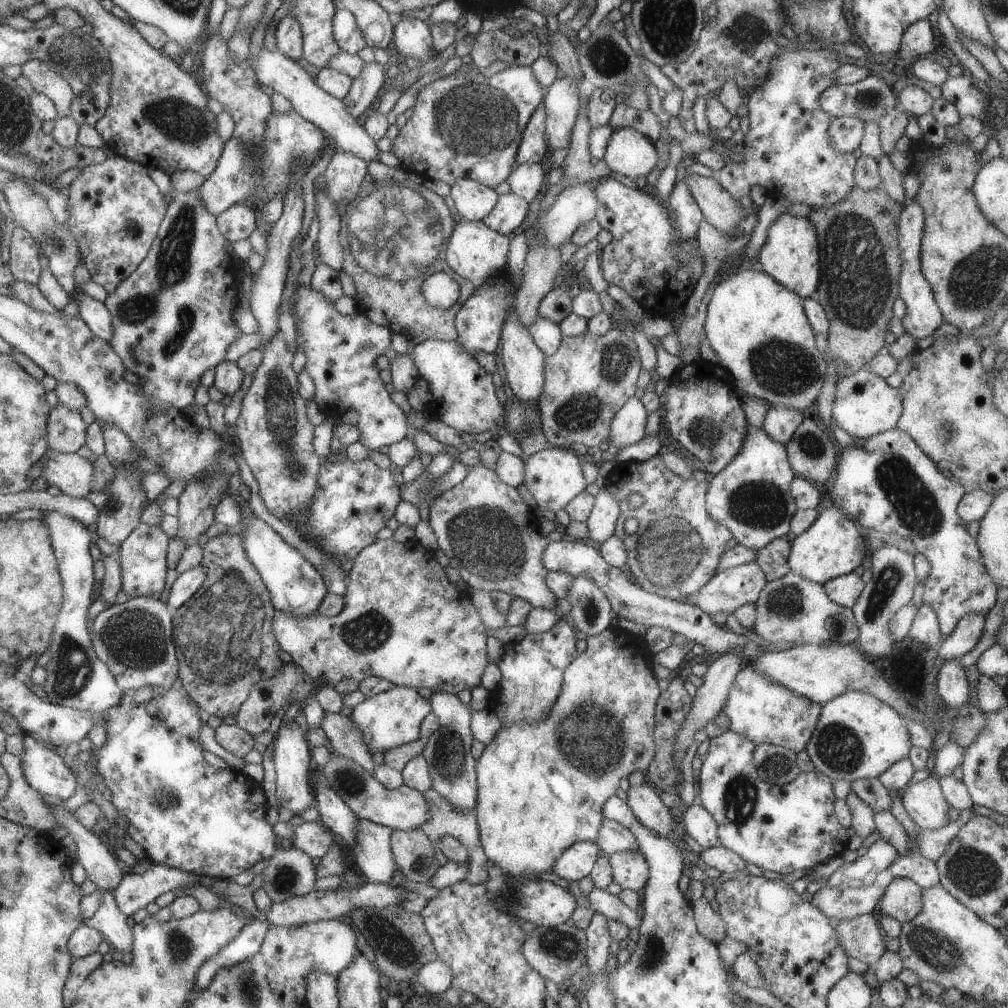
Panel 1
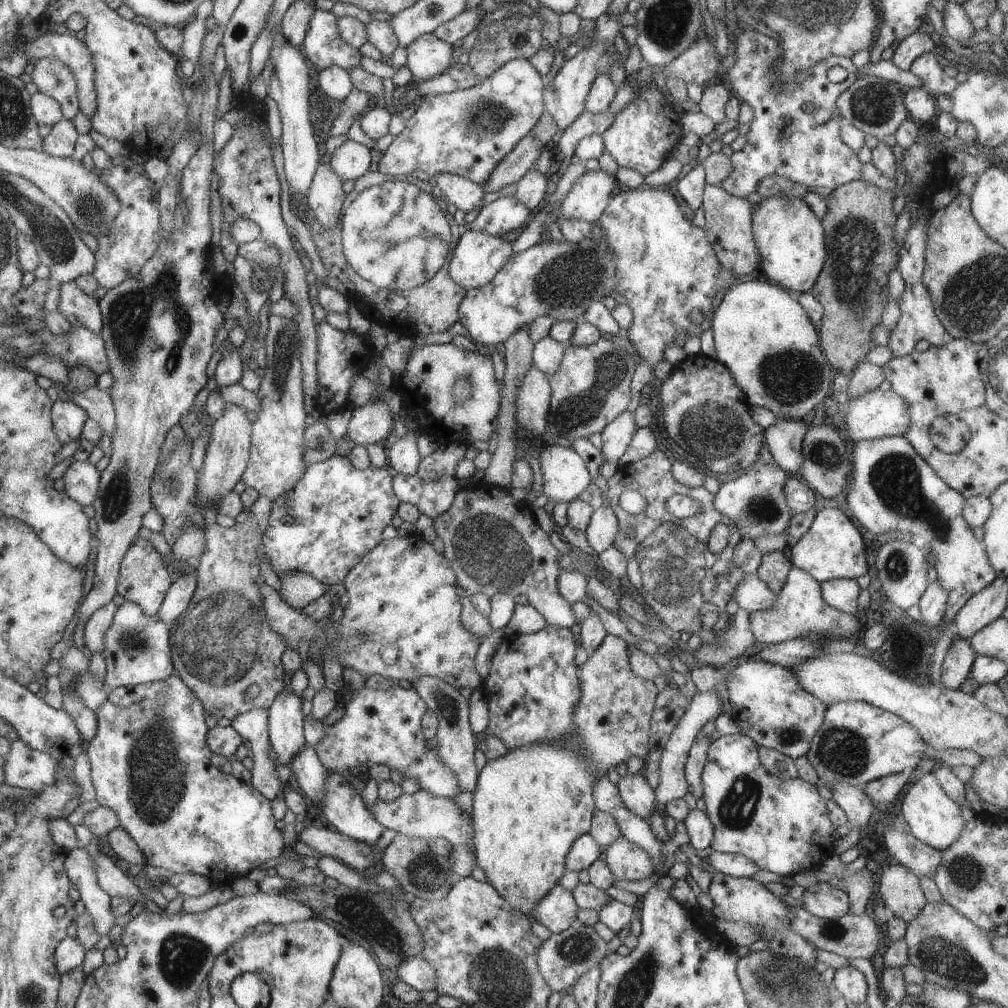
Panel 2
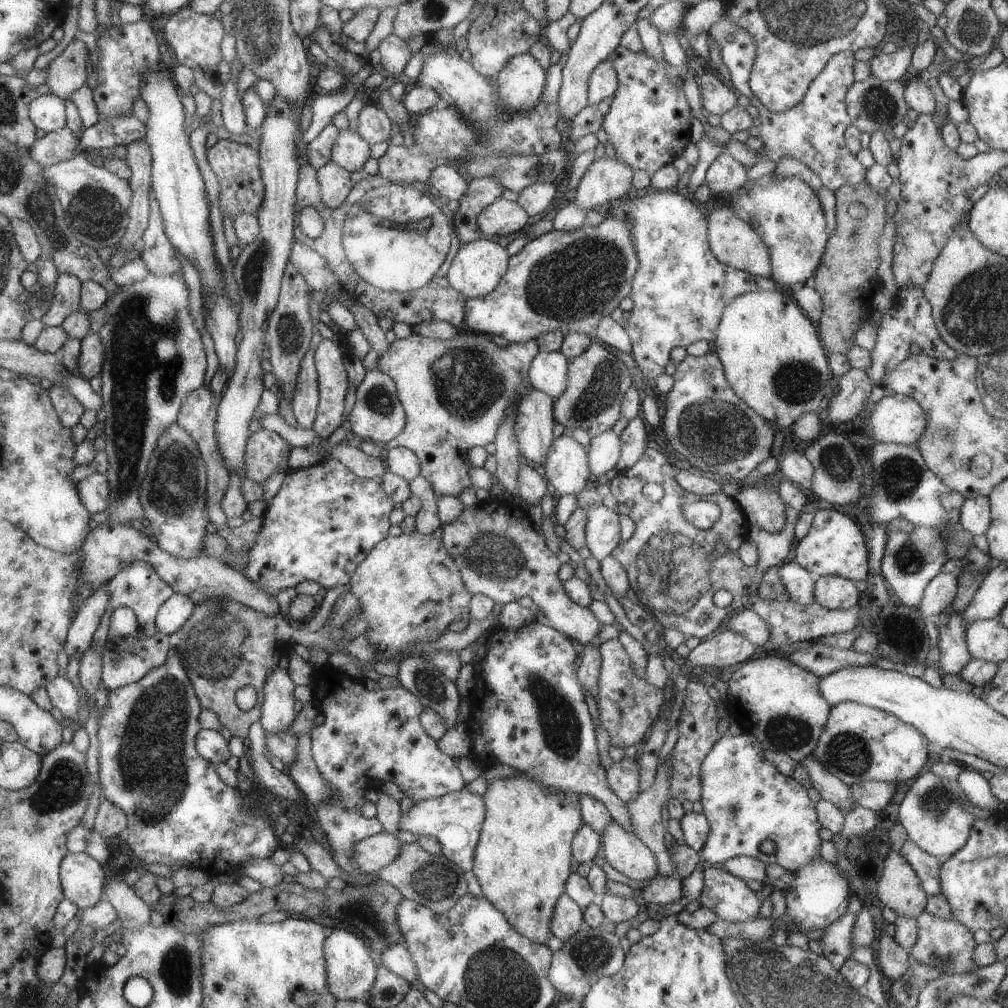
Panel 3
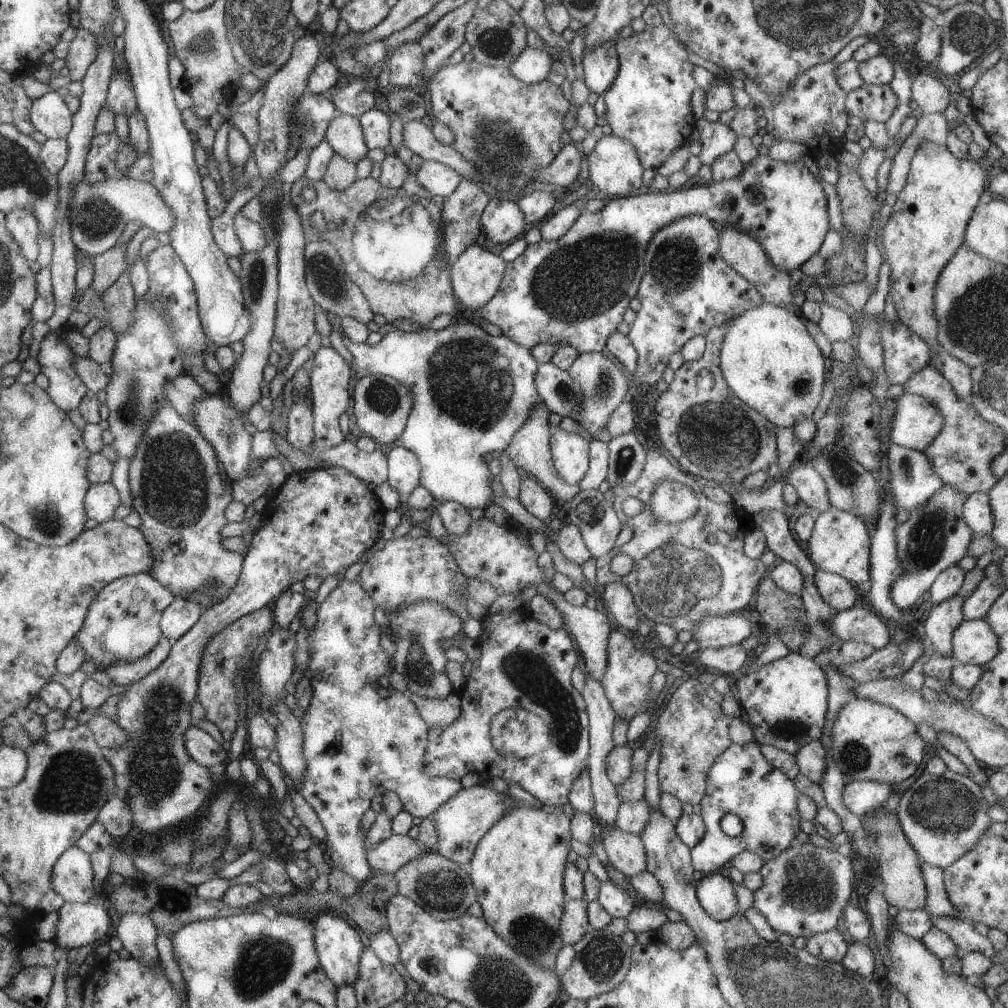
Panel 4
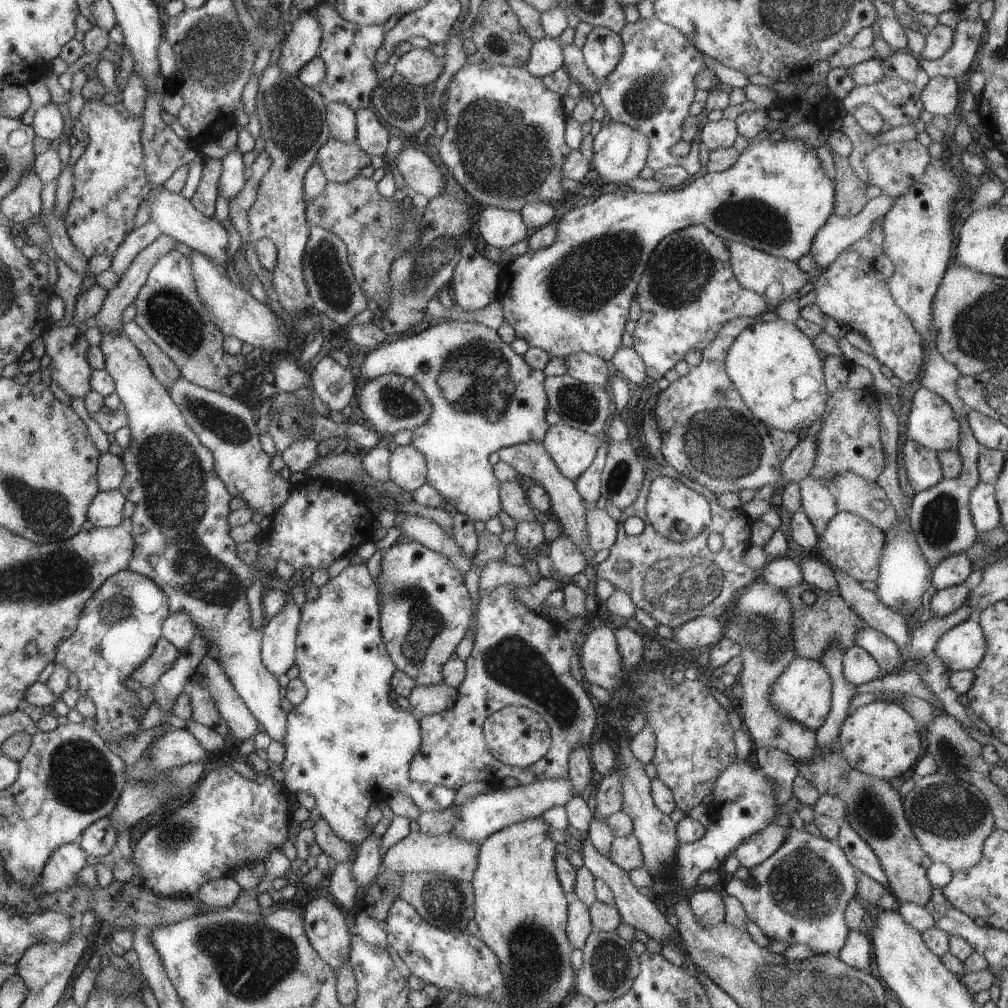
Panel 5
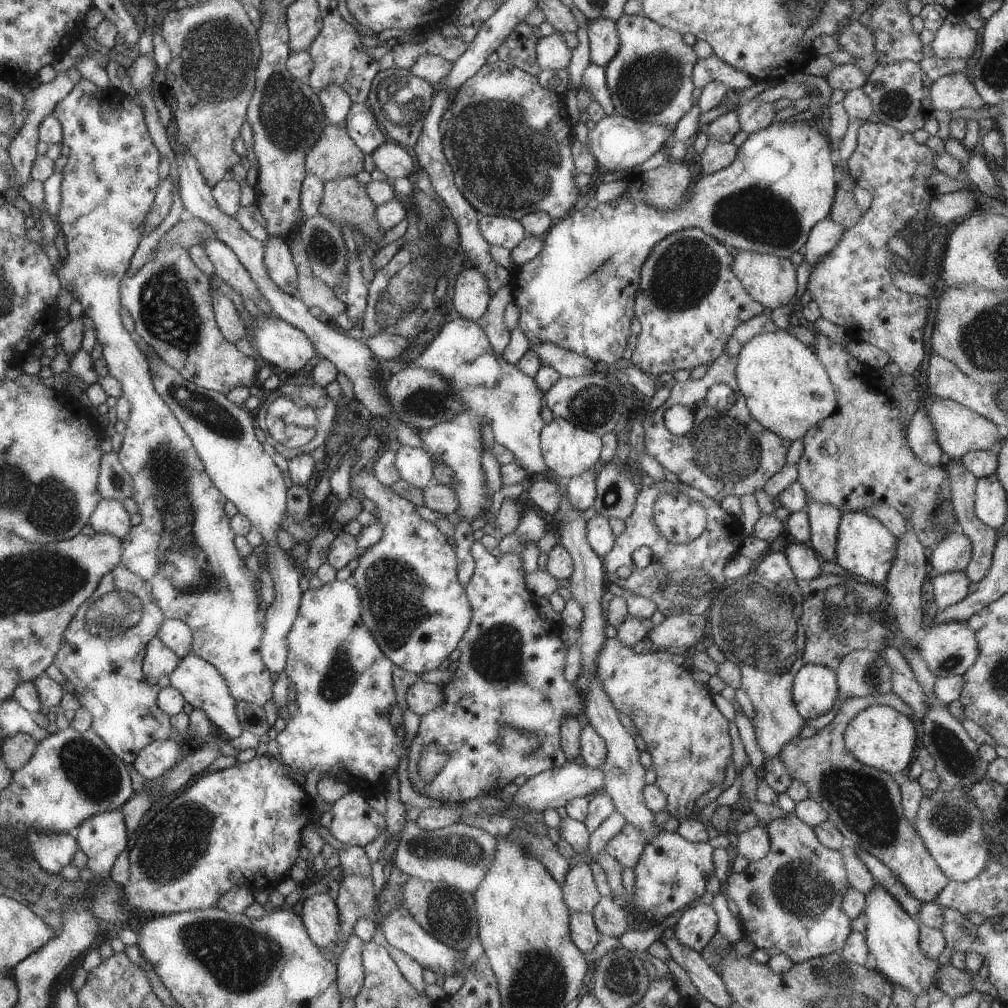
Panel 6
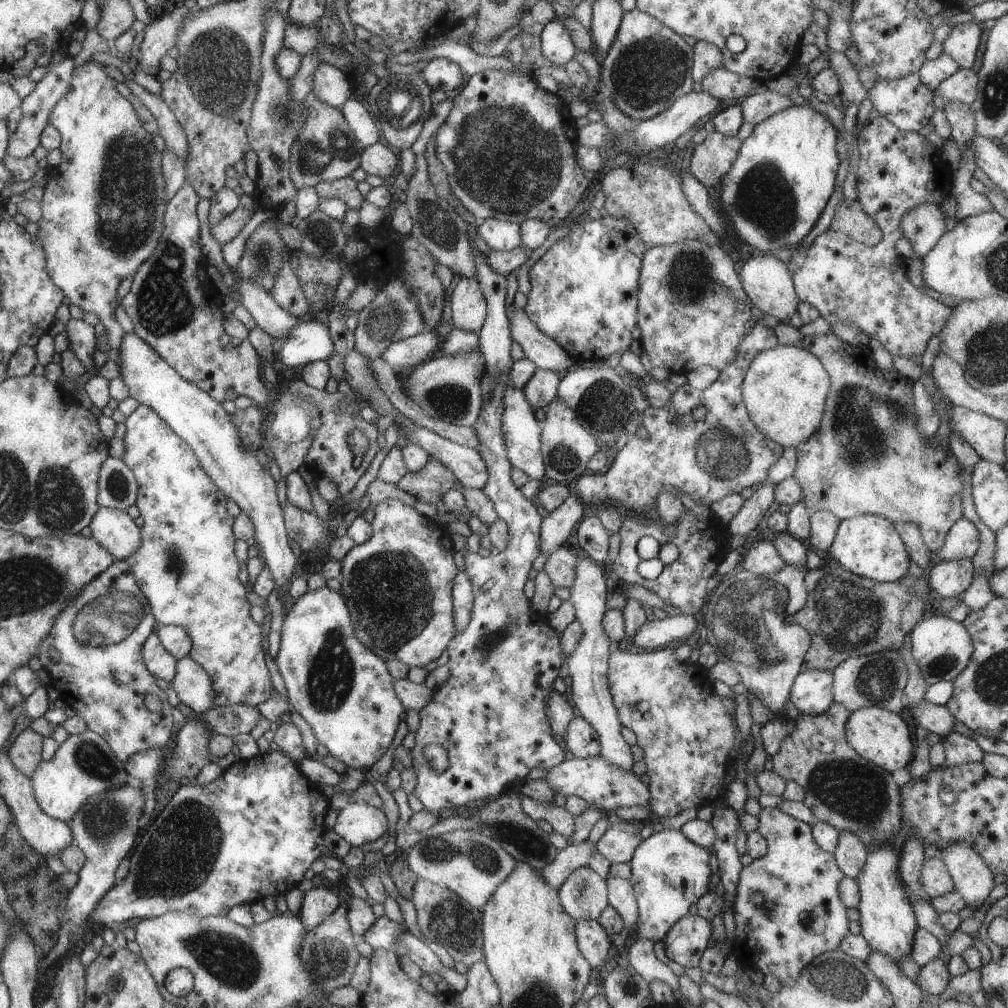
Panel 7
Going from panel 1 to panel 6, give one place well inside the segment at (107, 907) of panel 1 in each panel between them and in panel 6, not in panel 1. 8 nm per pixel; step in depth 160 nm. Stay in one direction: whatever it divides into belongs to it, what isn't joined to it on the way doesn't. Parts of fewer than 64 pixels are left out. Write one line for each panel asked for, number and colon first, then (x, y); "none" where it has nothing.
2: (79, 865)
3: (82, 881)
4: (71, 876)
5: (59, 870)
6: (51, 851)

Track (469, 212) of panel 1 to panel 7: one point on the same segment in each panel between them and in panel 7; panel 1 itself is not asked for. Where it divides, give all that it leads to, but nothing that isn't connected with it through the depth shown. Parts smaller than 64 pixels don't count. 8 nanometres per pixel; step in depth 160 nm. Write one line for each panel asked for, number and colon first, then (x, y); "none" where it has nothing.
2: (465, 195)
3: (445, 181)
4: (439, 180)
5: (421, 174)
6: (390, 158)
7: (378, 160)

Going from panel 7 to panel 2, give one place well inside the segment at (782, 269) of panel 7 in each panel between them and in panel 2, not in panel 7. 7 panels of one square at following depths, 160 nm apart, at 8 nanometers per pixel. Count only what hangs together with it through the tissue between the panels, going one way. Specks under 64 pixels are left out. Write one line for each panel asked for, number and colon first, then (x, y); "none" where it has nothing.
2: (727, 225)
3: (733, 242)
4: (744, 255)
5: (754, 270)
6: (770, 280)

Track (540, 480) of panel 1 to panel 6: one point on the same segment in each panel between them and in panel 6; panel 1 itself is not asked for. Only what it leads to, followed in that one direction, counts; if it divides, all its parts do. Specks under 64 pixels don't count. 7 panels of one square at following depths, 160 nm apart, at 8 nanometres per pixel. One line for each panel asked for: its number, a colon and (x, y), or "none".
2: (564, 475)
3: (566, 470)
4: (569, 451)
5: (572, 451)
6: (568, 451)

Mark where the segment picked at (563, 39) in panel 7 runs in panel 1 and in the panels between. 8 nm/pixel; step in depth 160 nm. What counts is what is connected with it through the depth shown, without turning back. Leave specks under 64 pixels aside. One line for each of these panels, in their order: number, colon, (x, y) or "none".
1: (464, 125)
2: (466, 132)
3: (519, 83)
4: (532, 65)
5: (545, 57)
6: (552, 53)

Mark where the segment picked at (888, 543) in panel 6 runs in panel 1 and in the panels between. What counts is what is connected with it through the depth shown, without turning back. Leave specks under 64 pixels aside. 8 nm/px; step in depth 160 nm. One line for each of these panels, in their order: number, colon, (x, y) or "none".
1: (832, 546)
2: (832, 548)
3: (834, 545)
4: (839, 543)
5: (849, 542)

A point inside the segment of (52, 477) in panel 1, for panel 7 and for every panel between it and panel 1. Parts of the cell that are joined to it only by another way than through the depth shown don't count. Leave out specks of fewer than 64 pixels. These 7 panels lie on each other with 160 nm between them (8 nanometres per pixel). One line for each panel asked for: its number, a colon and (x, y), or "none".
2: (81, 479)
3: (93, 491)
4: (100, 501)
5: (106, 508)
6: (109, 517)
7: (113, 529)

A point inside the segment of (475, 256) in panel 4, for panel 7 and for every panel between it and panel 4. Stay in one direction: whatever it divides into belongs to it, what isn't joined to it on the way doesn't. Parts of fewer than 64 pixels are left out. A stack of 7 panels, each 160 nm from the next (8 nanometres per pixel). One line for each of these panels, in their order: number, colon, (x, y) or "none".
5: (475, 280)
6: (471, 294)
7: (468, 308)

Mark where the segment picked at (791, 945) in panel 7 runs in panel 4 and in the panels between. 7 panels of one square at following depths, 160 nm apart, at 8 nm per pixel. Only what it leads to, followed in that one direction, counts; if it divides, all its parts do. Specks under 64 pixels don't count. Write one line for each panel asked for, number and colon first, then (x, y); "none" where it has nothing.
4: (804, 888)
5: (797, 895)
6: (799, 884)

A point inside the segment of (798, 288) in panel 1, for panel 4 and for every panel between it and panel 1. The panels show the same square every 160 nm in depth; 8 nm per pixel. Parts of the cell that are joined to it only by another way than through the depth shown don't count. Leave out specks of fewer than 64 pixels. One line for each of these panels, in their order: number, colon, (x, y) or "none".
2: (790, 239)
3: (786, 211)
4: (572, 291)

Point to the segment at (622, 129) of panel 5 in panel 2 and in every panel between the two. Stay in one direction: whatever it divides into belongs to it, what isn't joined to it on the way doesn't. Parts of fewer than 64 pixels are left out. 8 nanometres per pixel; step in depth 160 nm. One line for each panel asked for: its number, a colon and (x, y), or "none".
2: (588, 196)
3: (605, 179)
4: (613, 165)

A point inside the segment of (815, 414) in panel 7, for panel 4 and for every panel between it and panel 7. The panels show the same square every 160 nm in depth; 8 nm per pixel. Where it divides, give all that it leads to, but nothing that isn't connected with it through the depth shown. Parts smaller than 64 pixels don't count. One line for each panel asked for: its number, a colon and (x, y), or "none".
4: (767, 359)
5: (775, 368)
6: (786, 389)

